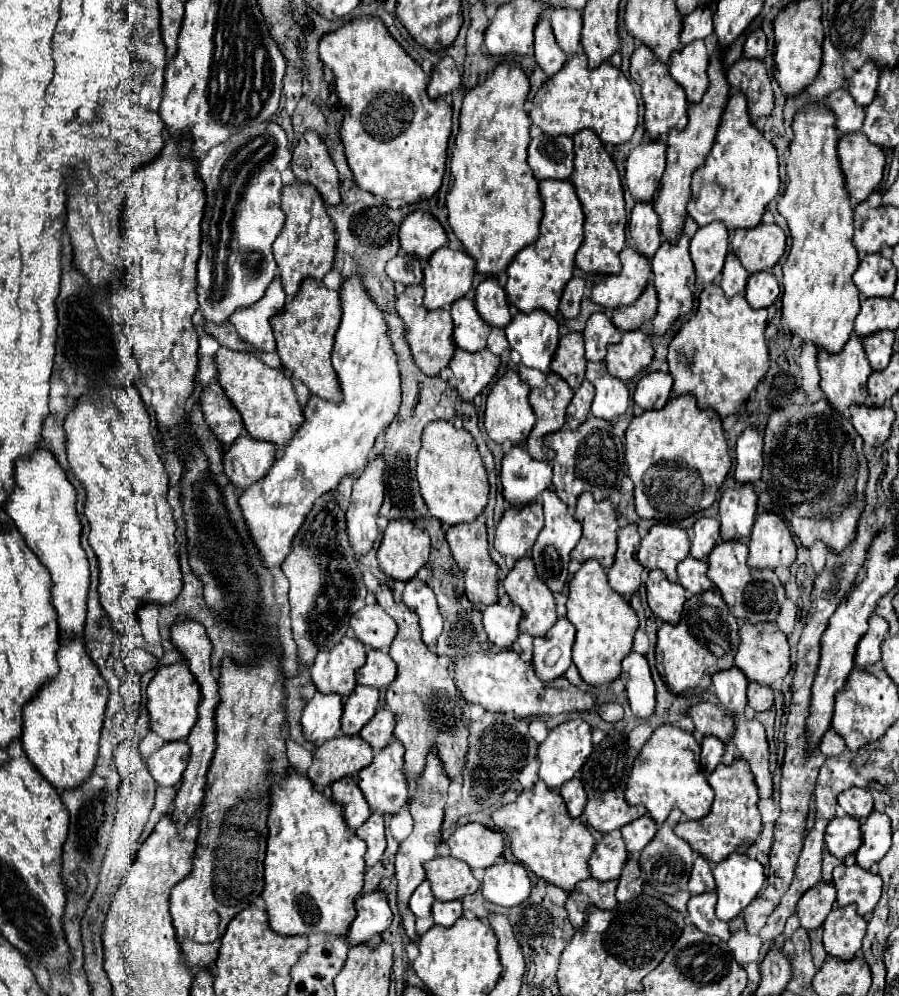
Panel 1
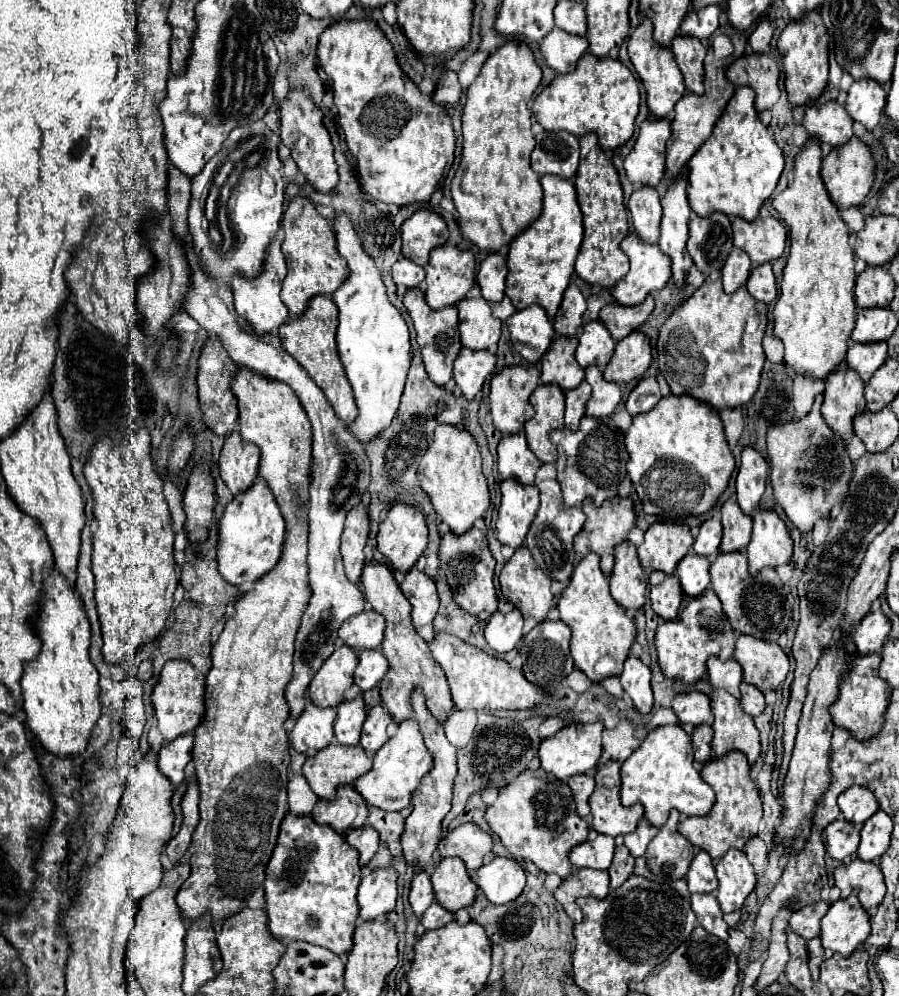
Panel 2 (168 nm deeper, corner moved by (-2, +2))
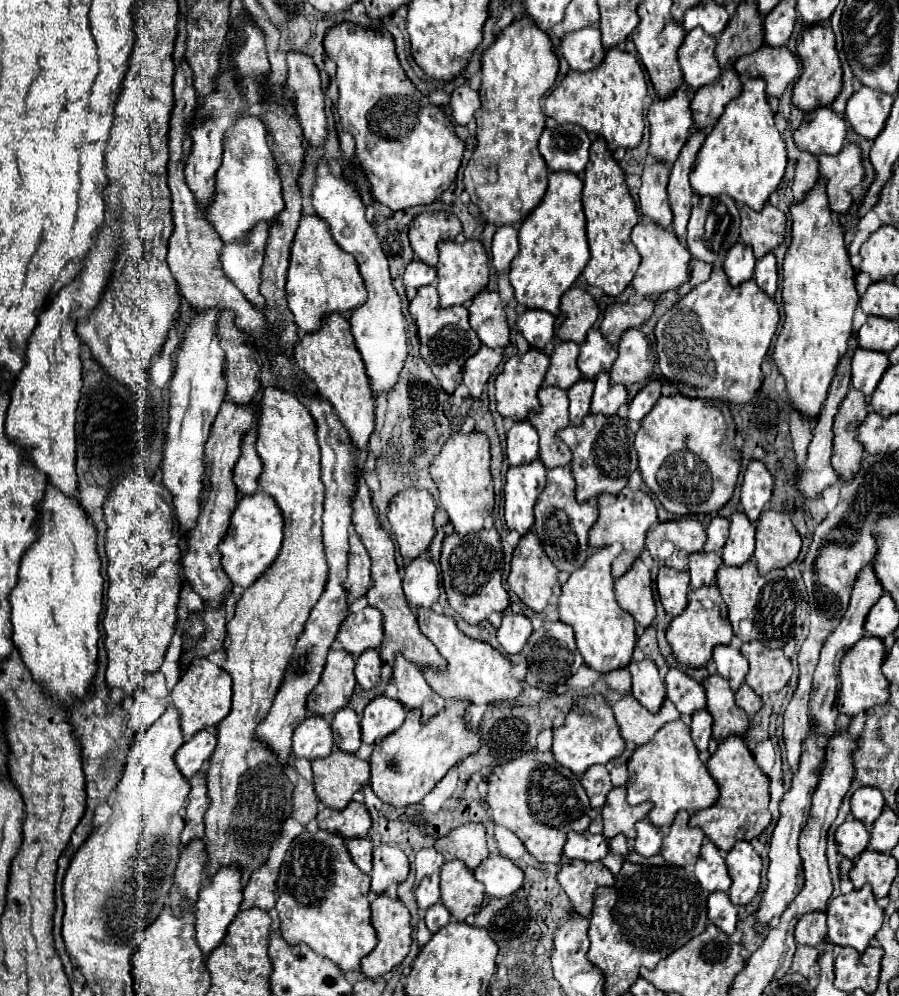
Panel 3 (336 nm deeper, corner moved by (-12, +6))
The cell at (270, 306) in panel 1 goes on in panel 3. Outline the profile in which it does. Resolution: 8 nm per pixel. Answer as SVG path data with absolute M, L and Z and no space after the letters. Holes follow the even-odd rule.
M260 222L248 232L244 240L224 244L220 250L220 262L226 278L232 280L234 286L246 296L246 300L256 308L264 308L264 298L260 296L258 286L262 282L260 268L266 250L266 238L268 224Z

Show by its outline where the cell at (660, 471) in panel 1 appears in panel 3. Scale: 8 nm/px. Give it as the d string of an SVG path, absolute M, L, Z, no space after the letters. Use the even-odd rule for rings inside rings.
M650 380L634 396L628 410L628 420L636 420L636 422L640 422L648 414L640 422L640 430L636 432L636 440L634 440L642 480L648 486L648 490L662 502L662 506L676 516L716 512L730 500L740 474L740 452L734 448L736 428L731 413L728 408L724 408L726 406L718 406L718 402L712 400L686 398L680 394L660 398L660 388L662 388L660 380Z

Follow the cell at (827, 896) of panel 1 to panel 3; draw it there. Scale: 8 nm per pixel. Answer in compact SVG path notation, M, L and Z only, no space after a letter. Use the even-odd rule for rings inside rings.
M808 912L796 924L796 942L818 948L826 934L826 912Z

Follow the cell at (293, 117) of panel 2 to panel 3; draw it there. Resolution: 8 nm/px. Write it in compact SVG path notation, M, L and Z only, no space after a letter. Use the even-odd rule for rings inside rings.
M290 50L288 52L288 82L296 116L304 130L304 138L318 146L326 140L326 114L324 114L324 94L320 88L320 76L314 60L308 54Z

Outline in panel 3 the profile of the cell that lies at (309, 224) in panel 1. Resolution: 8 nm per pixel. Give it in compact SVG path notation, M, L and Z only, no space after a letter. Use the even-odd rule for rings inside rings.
M304 214L300 220L290 252L286 300L288 310L294 314L298 330L304 334L318 332L328 314L338 312L348 318L352 308L356 310L366 300L366 288L364 280L360 280L356 260L352 260L352 256L342 252L342 248L332 240L328 226L318 216Z

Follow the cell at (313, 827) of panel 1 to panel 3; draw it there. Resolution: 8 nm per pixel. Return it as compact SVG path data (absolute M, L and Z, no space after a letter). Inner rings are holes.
M318 830L316 834L302 832L288 848L286 858L280 866L278 876L278 902L276 910L280 916L280 934L282 938L292 944L306 944L318 956L332 960L344 974L358 972L360 960L368 956L376 946L376 930L370 922L370 876L356 870L348 850L344 848L344 840L340 836L332 836L330 832Z

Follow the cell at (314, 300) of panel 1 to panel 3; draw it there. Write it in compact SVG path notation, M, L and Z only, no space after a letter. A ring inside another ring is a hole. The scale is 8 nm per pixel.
M330 314L324 320L324 326L314 332L300 338L300 344L294 348L294 360L298 368L316 384L316 390L322 398L326 398L342 424L346 426L352 442L360 448L368 448L368 438L374 432L374 394L370 388L370 380L364 368L364 362L360 360L360 352L352 340L350 324L340 314Z

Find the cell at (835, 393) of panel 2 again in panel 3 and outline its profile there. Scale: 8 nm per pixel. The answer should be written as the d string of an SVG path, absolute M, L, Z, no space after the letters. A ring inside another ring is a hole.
M850 388L834 418L834 454L832 468L842 482L850 482L862 466L864 448L858 442L858 426L866 420L866 400Z

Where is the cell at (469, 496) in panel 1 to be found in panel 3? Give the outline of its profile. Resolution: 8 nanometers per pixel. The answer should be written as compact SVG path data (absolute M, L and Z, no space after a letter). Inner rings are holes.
M458 432L450 436L440 456L436 456L436 460L432 462L430 474L440 492L440 506L446 510L454 530L460 536L482 530L484 520L492 514L492 508L494 508L488 436L482 432L470 432L470 434Z

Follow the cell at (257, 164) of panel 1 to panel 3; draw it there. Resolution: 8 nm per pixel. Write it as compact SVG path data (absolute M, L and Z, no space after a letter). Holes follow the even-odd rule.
M242 114L224 132L224 154L218 170L214 204L208 210L208 222L220 234L222 242L240 240L258 222L270 222L284 210L282 186L266 142L266 128L258 116Z

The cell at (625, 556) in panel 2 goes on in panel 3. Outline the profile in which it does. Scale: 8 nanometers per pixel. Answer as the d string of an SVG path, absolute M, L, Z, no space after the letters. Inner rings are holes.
M640 558L624 578L616 580L616 600L622 610L632 614L636 624L642 628L652 626L652 620L656 618L652 580L650 570Z

